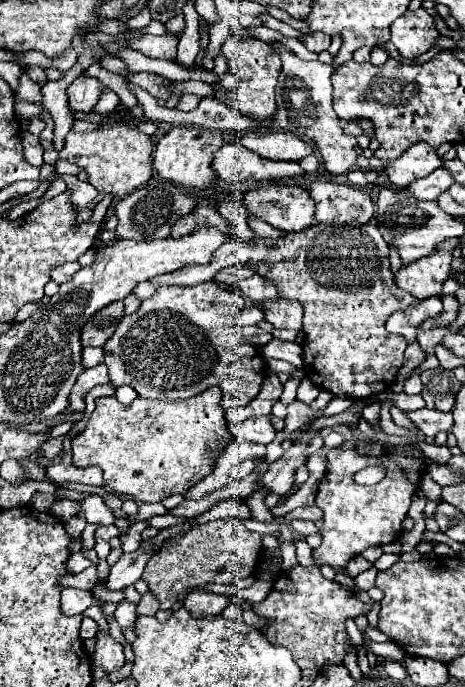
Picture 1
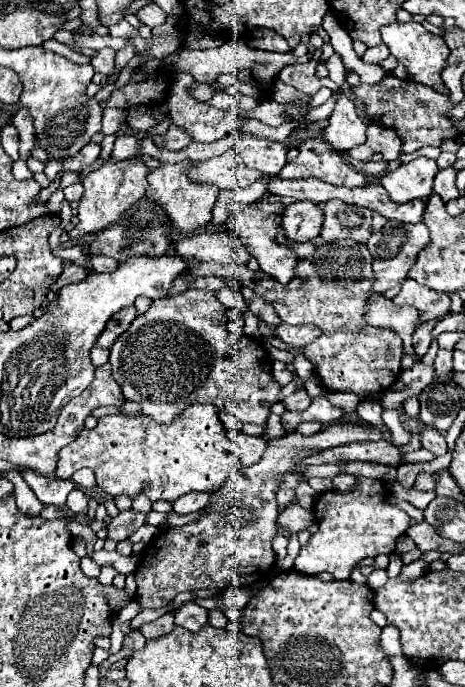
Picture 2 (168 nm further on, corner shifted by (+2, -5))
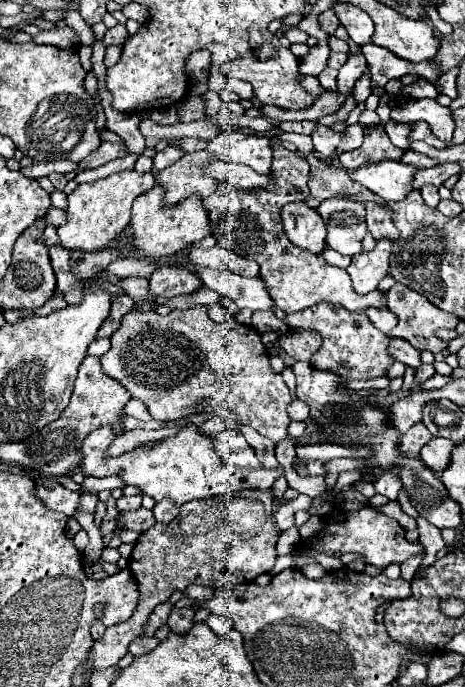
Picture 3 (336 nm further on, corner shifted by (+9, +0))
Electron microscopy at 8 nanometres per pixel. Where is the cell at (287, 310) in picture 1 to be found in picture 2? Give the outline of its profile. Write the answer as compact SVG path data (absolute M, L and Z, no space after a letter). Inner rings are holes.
M280 324L276 326L276 336L286 342L288 346L306 346L308 342L316 340L320 336L320 330L312 324L304 324L304 326L290 326L290 324Z

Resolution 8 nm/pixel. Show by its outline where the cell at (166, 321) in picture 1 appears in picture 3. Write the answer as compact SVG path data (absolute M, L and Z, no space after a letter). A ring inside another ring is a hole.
M203 305L185 311L171 311L165 317L155 311L129 311L123 317L121 327L111 335L111 351L101 357L101 365L109 377L117 379L135 399L141 399L147 405L153 419L177 421L193 413L203 413L209 417L225 417L233 423L251 425L273 443L281 443L287 437L287 425L291 423L287 413L291 393L281 375L271 369L269 353L261 341L261 335L235 319L225 323L211 321L207 307Z

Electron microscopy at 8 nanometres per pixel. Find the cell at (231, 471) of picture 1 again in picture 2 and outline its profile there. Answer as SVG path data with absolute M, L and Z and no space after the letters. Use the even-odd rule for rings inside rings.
M194 492L194 494L184 494L180 496L174 504L172 510L178 514L190 514L190 512L198 512L202 508L206 508L210 504L210 498L214 496L214 492Z

